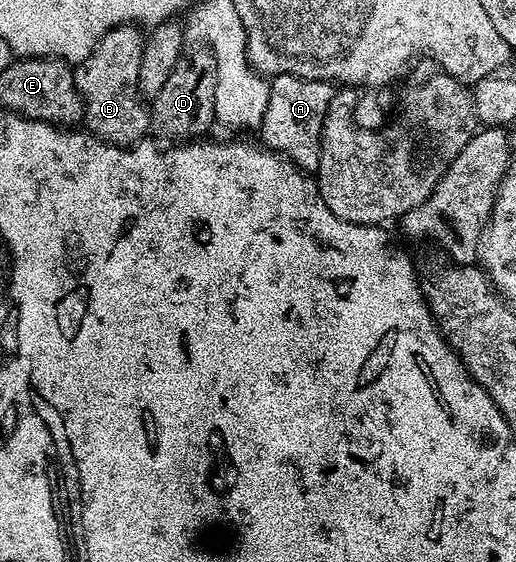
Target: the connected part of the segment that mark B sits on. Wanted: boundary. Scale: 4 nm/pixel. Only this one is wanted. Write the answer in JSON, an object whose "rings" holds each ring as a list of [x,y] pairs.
{"rings":[[[137,25],[113,27],[97,43],[97,48],[72,68],[73,84],[77,86],[77,92],[84,103],[84,130],[102,139],[104,143],[112,143],[114,147],[131,147],[135,143],[142,142],[148,136],[145,134],[150,134],[151,131],[150,108],[138,98],[139,92],[136,86],[133,86],[139,75],[139,61],[145,52],[146,36],[141,35],[141,31],[142,28]]]}

